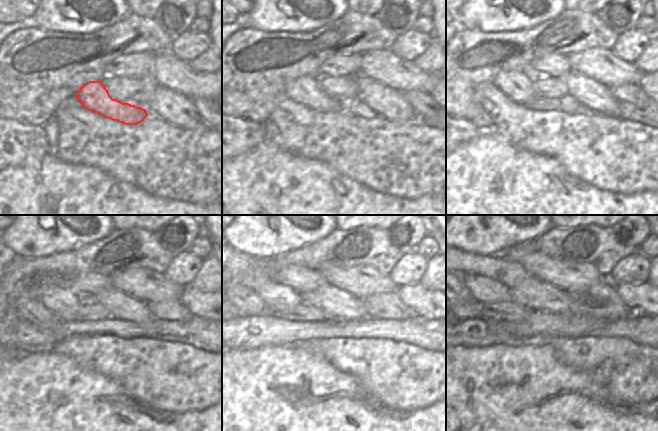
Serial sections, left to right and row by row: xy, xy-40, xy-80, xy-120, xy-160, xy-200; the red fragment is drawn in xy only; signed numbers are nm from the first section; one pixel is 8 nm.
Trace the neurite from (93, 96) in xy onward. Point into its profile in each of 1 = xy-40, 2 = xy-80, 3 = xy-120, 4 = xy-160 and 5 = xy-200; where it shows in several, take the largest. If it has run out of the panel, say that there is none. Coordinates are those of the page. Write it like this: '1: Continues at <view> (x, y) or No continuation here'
1: Continues at xy-40 (307, 91)
2: Continues at xy-80 (514, 84)
3: Continues at xy-120 (63, 303)
4: Continues at xy-160 (278, 297)
5: Continues at xy-200 (484, 289)

